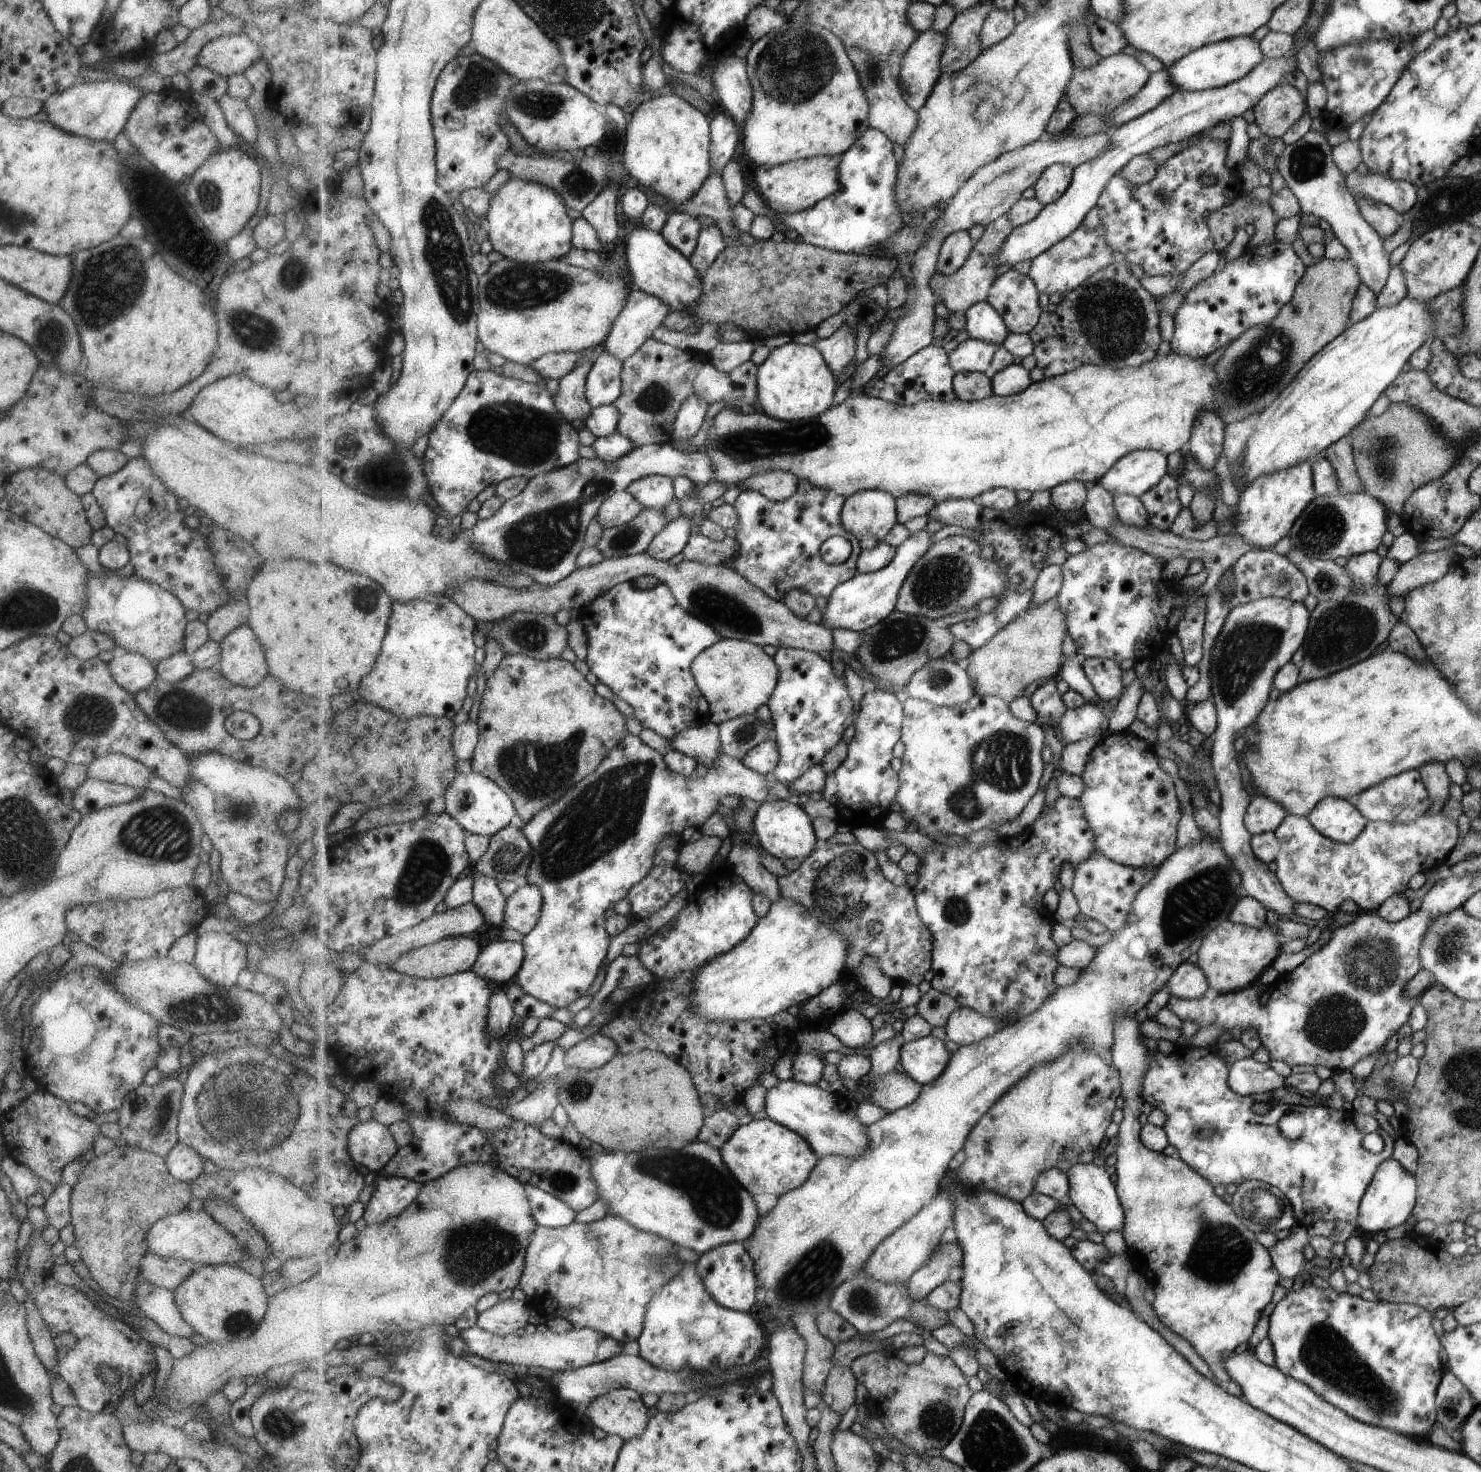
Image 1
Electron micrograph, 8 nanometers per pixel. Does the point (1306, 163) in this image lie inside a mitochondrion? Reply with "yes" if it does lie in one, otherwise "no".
yes

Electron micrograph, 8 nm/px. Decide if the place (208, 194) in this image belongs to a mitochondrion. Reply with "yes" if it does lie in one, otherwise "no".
yes

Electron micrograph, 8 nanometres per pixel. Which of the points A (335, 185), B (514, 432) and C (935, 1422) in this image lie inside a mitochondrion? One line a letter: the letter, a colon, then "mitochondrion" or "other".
A: other
B: mitochondrion
C: mitochondrion

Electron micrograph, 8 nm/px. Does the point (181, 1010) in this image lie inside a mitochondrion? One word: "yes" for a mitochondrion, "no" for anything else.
yes

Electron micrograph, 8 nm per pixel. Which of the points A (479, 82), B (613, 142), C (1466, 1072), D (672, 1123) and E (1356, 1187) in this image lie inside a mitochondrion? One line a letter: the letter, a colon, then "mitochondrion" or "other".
A: mitochondrion
B: other
C: mitochondrion
D: other
E: other

